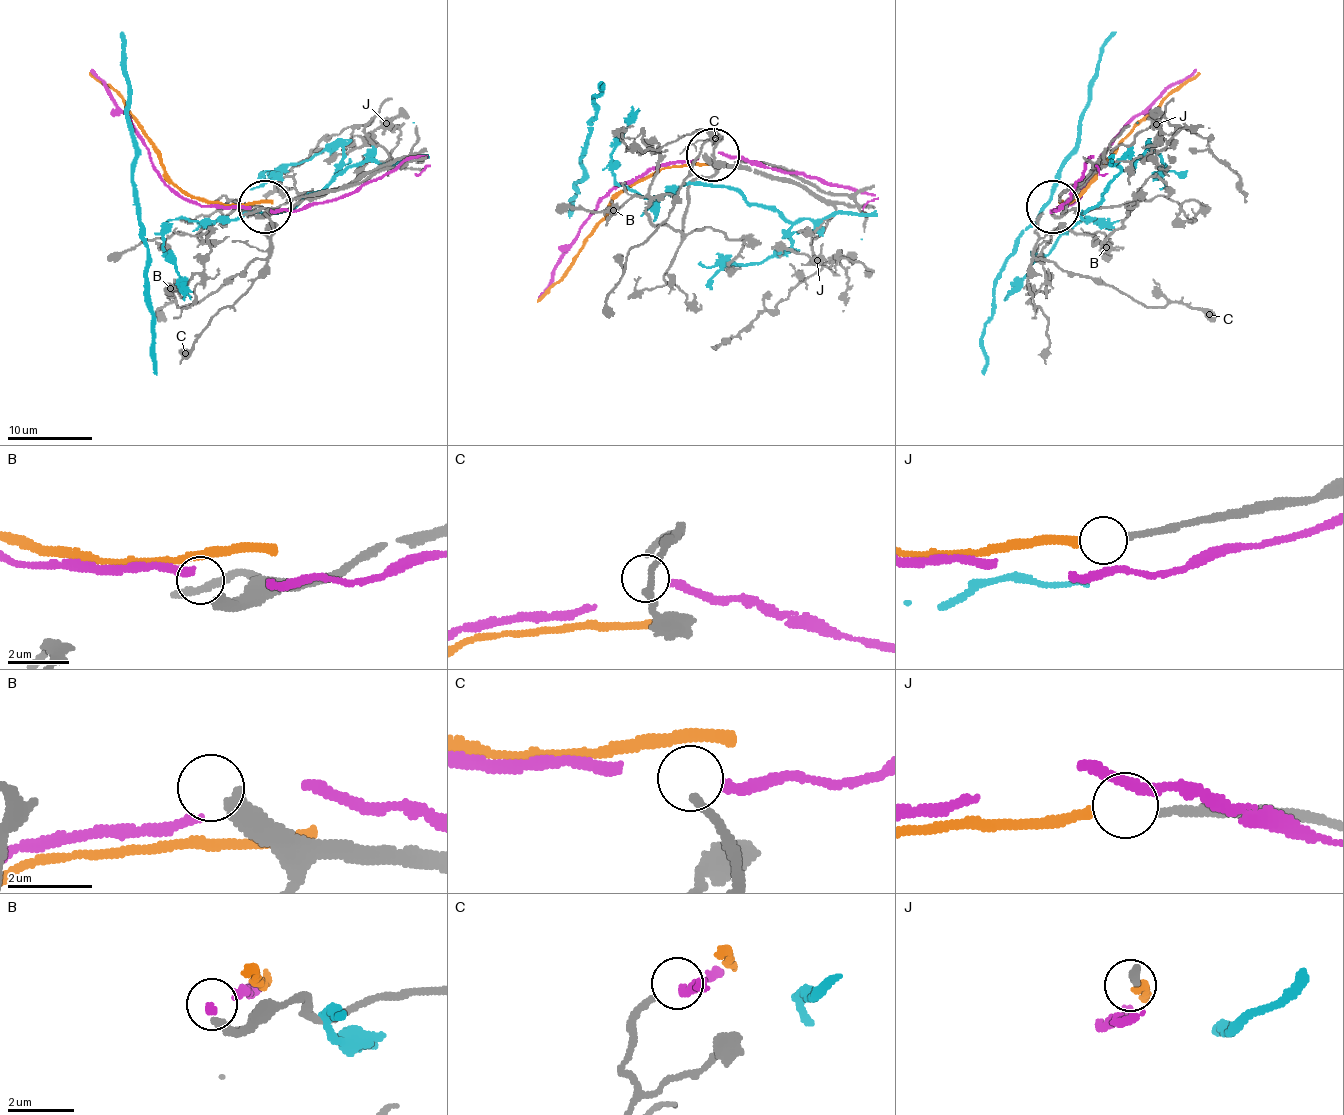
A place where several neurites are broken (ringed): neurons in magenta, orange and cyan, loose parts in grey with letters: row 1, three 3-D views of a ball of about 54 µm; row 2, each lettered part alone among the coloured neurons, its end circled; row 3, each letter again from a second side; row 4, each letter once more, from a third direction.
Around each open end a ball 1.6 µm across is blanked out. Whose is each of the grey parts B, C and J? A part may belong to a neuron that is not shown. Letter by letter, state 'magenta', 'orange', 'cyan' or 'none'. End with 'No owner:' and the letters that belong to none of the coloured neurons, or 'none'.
B: none
C: magenta
J: orange
No owner: B

